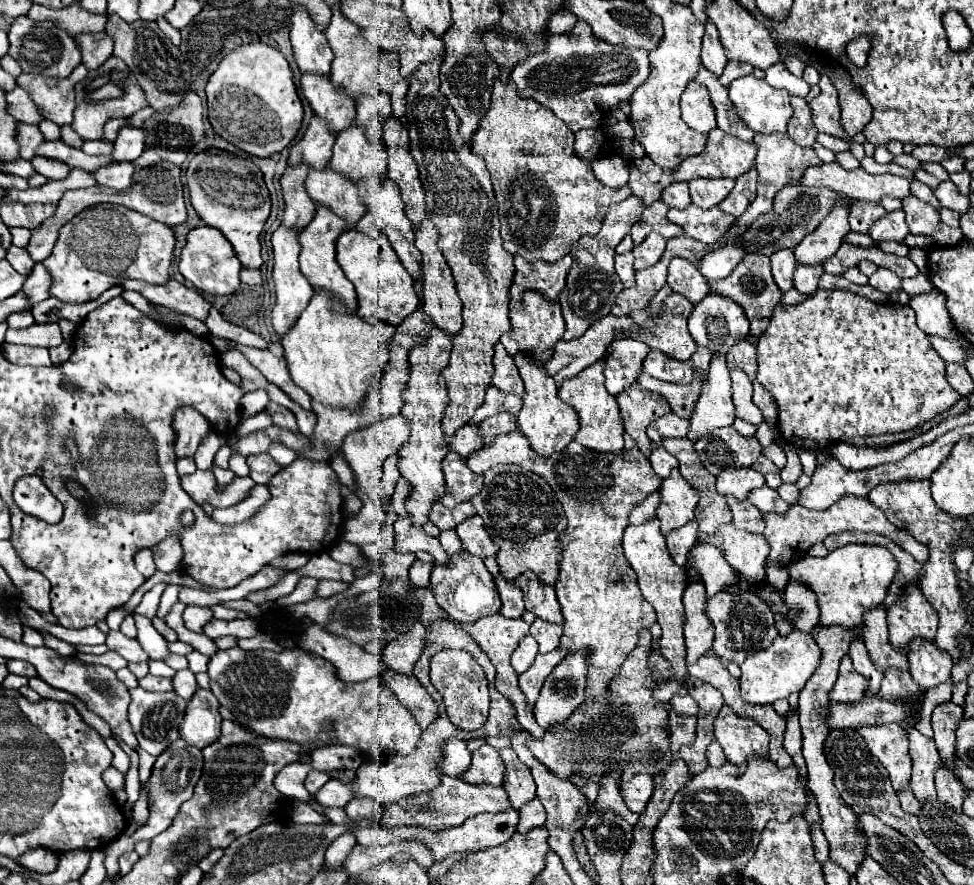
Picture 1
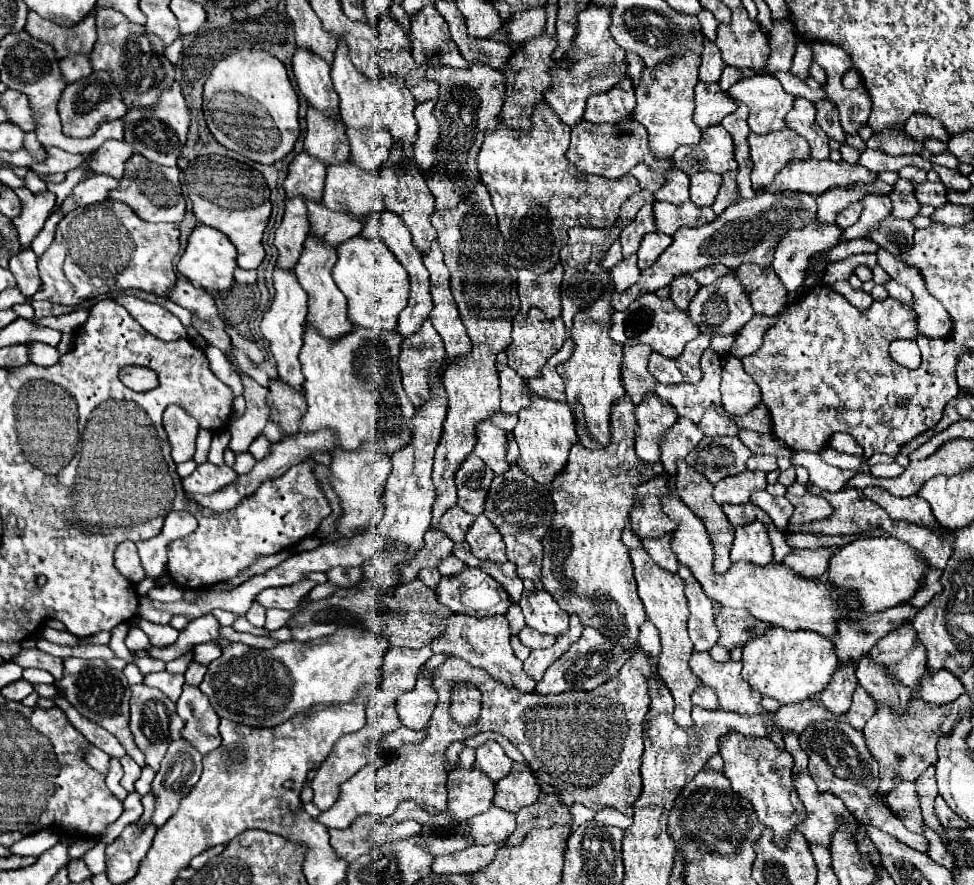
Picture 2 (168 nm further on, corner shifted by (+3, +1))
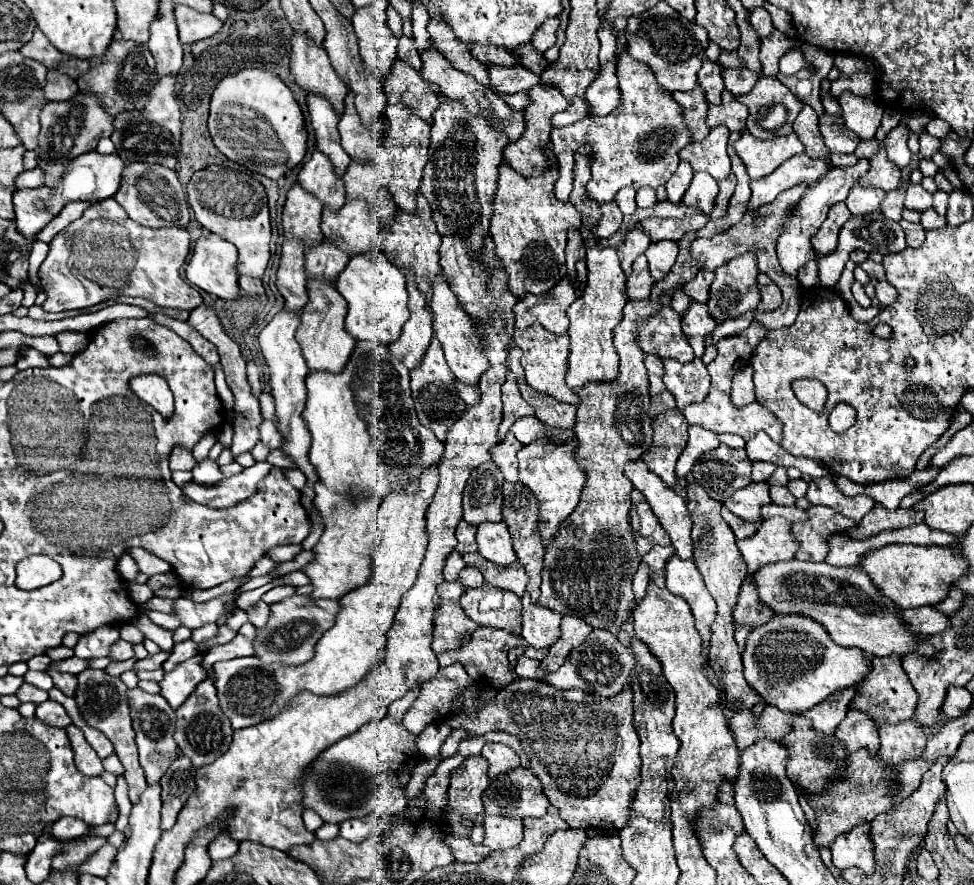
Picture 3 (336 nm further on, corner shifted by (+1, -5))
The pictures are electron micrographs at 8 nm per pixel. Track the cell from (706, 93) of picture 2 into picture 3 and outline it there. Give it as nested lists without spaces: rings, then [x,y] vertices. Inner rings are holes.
[[[728,90],[722,92],[722,104],[714,106],[710,104],[706,124],[710,128],[718,124],[726,124],[732,132],[744,132],[746,130],[746,118],[748,118],[748,108],[738,102]]]

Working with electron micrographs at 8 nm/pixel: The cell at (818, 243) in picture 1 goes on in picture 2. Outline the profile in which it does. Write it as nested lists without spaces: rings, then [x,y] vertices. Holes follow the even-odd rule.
[[[876,182],[870,186],[856,184],[846,188],[832,188],[826,194],[818,196],[818,222],[836,222],[836,214],[848,208],[854,202],[860,202],[860,194],[890,194],[892,186],[886,182]]]

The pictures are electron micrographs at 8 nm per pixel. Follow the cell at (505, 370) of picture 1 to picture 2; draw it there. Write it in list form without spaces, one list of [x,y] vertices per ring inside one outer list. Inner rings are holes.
[[[506,354],[498,356],[498,374],[500,374],[500,392],[502,392],[502,410],[506,414],[518,414],[518,410],[528,406],[526,386],[522,378],[506,364]]]

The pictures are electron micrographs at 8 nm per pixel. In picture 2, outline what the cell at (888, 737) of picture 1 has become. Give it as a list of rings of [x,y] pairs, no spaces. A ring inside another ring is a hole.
[[[896,782],[892,794],[886,798],[890,810],[894,810],[904,826],[912,832],[922,832],[922,814],[918,808],[918,796],[914,790],[914,782]]]

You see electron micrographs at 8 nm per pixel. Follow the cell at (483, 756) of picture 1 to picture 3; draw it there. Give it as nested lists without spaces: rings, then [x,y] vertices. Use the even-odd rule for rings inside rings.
[[[486,744],[482,748],[482,756],[490,762],[490,768],[488,768],[488,776],[494,780],[498,774],[506,772],[506,770],[514,770],[520,766],[520,758],[518,754],[504,746],[504,744]]]

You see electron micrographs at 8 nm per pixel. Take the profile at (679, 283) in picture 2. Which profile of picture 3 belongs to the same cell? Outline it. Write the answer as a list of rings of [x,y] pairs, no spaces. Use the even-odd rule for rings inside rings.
[[[692,302],[690,310],[682,318],[682,330],[686,332],[690,346],[698,358],[704,356],[706,336],[710,336],[714,328],[716,328],[716,320],[710,316],[706,304]]]

